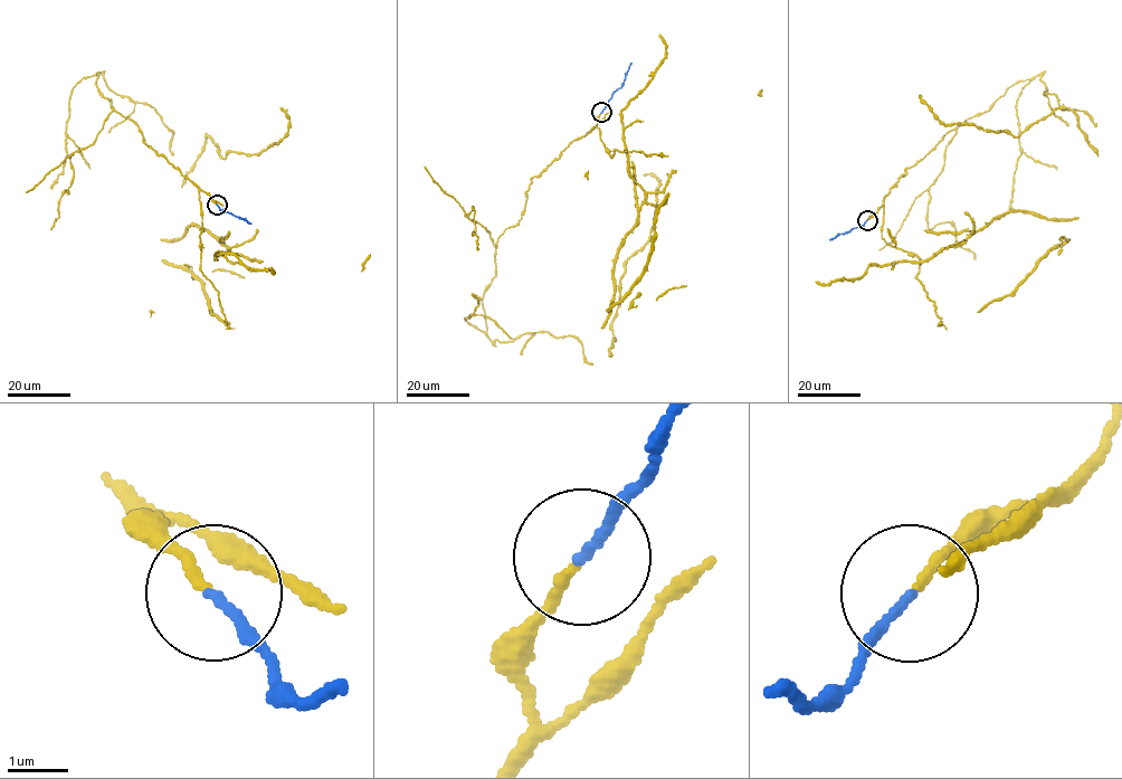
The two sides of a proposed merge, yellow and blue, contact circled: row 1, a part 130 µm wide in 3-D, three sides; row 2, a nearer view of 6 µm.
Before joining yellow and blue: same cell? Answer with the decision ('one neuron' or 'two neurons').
one neuron

